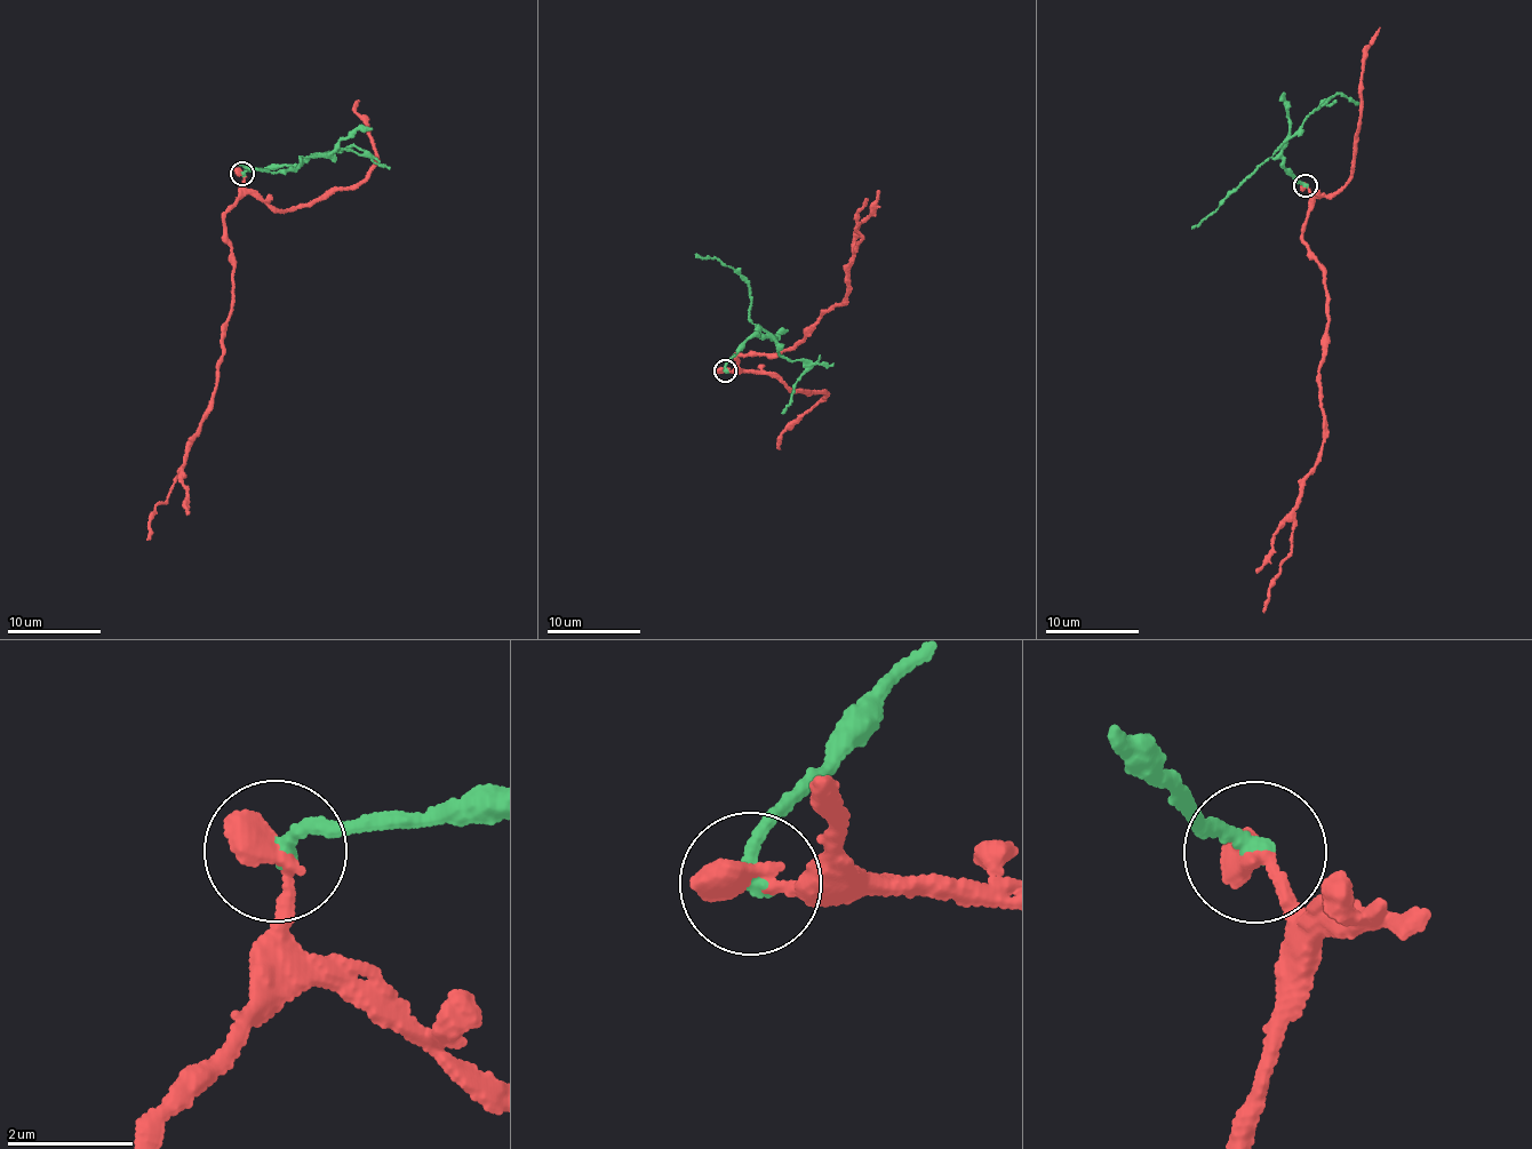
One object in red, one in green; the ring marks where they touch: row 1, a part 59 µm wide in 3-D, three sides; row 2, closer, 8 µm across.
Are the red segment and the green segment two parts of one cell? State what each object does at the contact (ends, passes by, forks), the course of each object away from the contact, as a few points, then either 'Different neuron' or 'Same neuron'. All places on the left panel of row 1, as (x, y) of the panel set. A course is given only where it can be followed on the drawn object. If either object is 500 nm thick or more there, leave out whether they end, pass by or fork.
Course of red: (241, 174), (241, 197), (224, 214), (233, 308), (222, 338), (218, 385), (169, 497), (154, 507), (148, 539). Course of green: (241, 174), (306, 157), (328, 157), (343, 149), (362, 156), (366, 152), (350, 145), (342, 150), (325, 151). Different neuron

